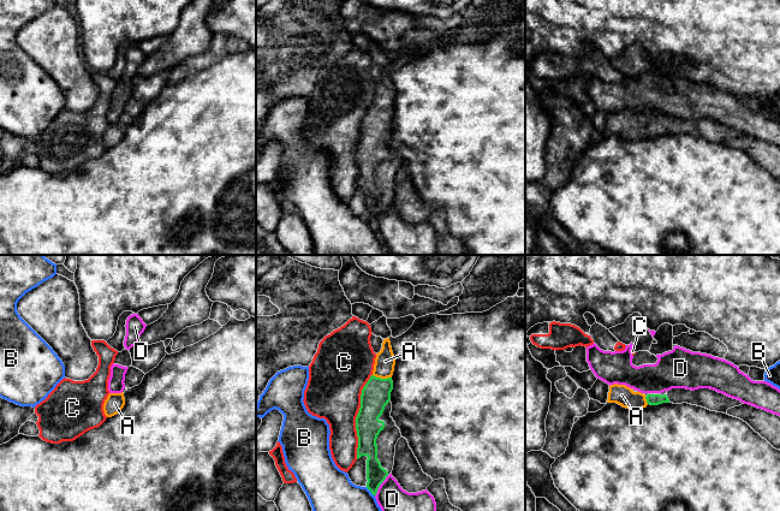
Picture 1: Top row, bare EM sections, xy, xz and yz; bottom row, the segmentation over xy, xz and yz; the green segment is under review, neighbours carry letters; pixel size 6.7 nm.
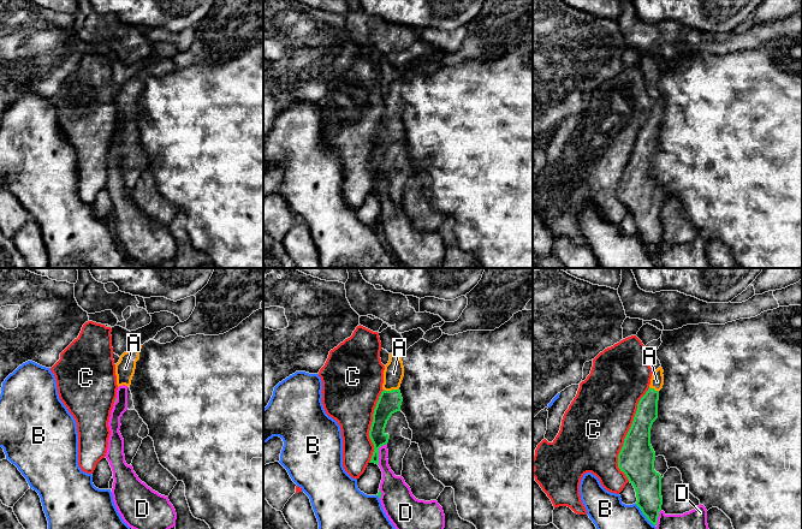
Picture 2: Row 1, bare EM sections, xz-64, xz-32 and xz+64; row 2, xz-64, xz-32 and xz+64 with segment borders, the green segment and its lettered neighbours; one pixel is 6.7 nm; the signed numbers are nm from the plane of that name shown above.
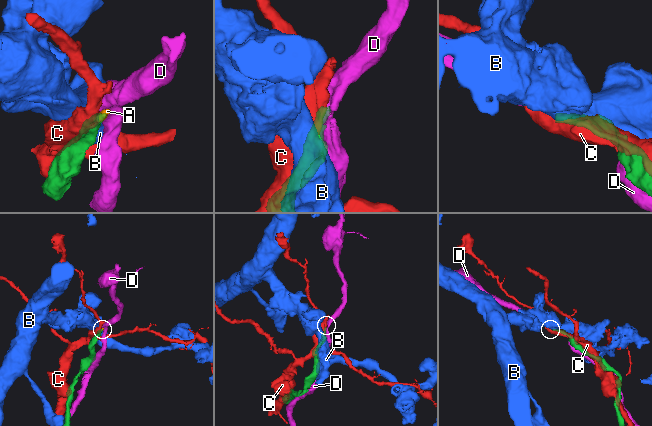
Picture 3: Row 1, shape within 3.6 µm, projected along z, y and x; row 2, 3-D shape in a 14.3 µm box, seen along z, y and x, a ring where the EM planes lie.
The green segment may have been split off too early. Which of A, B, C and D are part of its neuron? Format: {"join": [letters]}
{"join": ["A"]}

